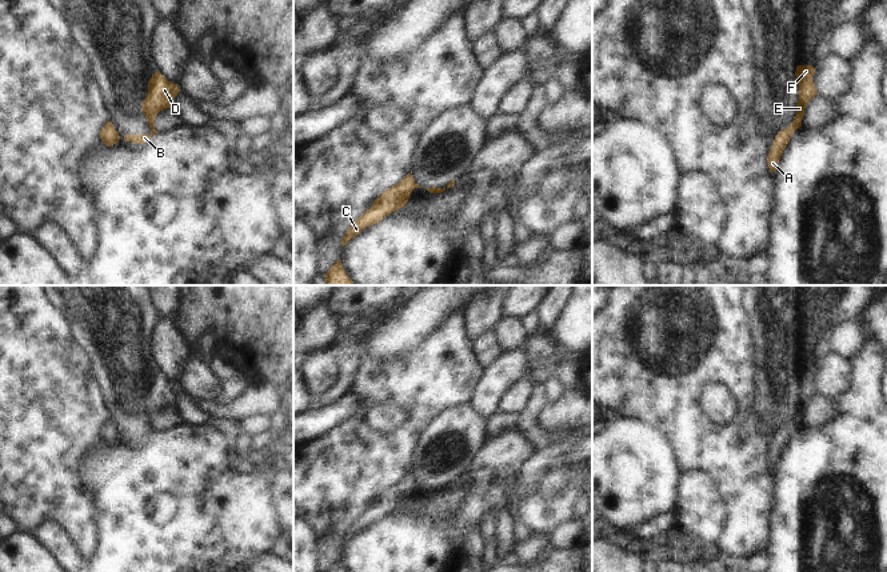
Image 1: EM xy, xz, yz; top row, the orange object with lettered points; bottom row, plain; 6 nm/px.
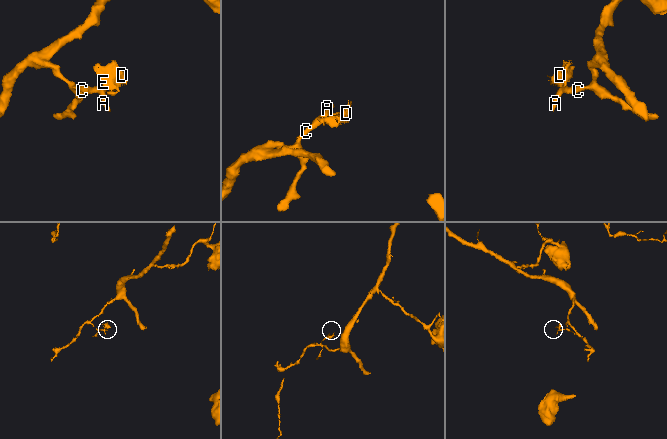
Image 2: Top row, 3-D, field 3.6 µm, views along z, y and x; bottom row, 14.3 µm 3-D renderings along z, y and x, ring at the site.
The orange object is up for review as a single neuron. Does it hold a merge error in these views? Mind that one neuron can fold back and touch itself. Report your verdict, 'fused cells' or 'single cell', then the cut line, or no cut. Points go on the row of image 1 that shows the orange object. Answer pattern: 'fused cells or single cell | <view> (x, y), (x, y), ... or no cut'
fused cells | yz (798, 127), (791, 124), (787, 128)

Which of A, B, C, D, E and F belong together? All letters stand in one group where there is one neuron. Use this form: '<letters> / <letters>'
A C / B D E F

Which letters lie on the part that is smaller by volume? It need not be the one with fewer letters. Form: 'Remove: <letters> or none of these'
Remove: B, D, E, F

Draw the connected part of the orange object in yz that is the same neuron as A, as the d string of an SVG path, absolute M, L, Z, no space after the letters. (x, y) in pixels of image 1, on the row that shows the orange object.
M791 124L788 128L780 131L776 136L775 140L771 145L767 163L770 172L775 172L778 168L778 163L780 160L780 156L783 153L783 149L787 147L792 133L798 129L799 127L796 124Z

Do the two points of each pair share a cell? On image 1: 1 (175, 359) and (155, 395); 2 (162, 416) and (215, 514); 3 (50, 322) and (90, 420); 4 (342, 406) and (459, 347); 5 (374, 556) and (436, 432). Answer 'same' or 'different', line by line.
1: different
2: different
3: same
4: different
5: different

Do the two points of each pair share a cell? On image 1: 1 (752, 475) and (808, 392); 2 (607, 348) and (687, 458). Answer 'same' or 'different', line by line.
1: different
2: same

